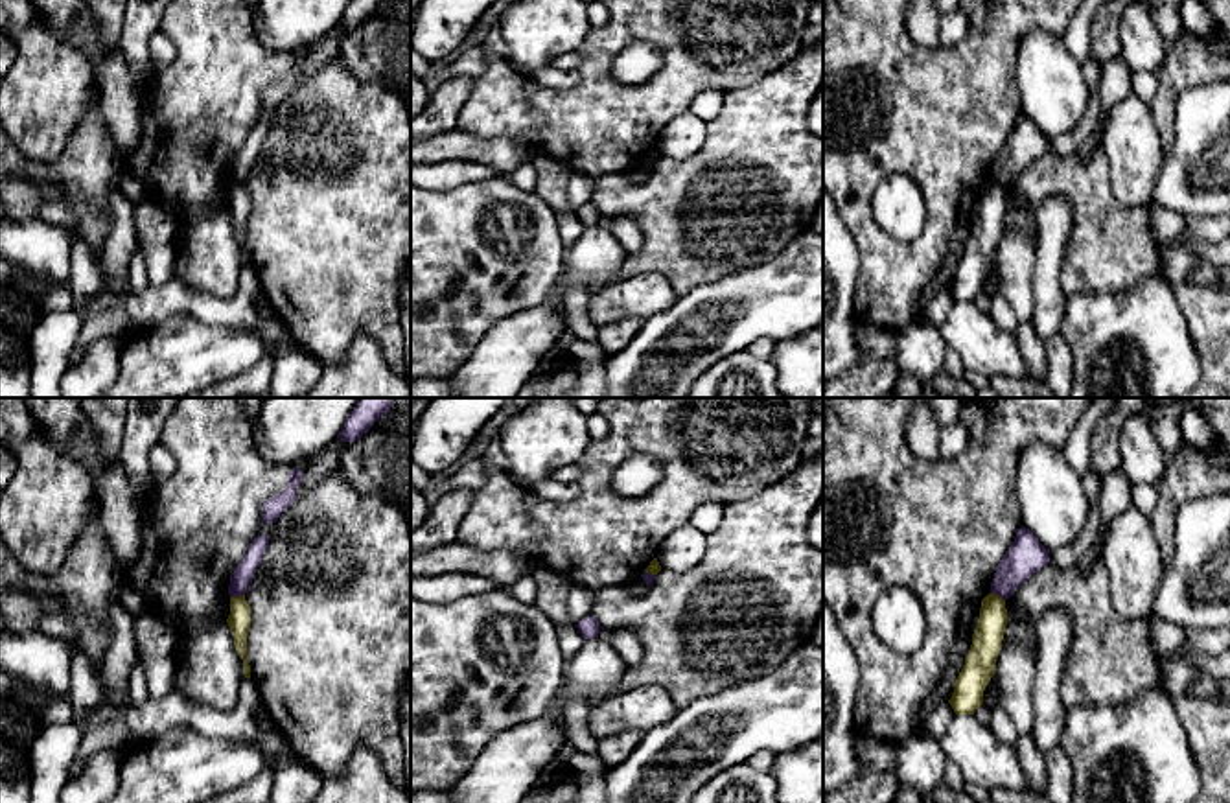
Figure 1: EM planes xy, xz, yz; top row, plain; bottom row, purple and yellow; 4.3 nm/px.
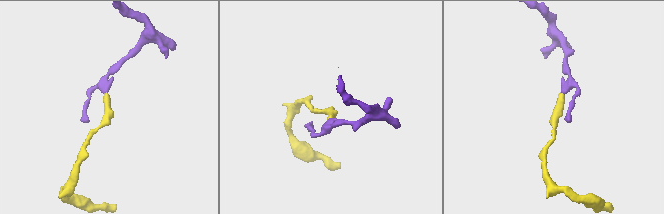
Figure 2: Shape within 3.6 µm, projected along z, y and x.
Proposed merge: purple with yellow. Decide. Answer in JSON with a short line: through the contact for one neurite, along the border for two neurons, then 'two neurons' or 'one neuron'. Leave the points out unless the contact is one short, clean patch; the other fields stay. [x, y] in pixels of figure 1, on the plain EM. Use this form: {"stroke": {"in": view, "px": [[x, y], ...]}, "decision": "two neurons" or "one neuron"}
{"stroke": {"in": "xy", "px": [[243, 181], [231, 185]]}, "decision": "two neurons"}

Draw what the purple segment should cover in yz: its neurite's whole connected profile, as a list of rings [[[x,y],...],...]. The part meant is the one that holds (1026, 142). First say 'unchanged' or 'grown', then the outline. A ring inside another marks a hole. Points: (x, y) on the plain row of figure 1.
unchanged; [[[1022,112],[1013,133],[996,155],[991,180],[996,180],[1004,188],[1009,186],[1018,173],[1040,158],[1048,149],[1050,138]]]

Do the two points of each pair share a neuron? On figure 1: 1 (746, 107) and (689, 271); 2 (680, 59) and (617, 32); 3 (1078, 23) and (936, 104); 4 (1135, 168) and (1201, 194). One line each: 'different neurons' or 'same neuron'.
1: same neuron
2: same neuron
3: different neurons
4: different neurons

